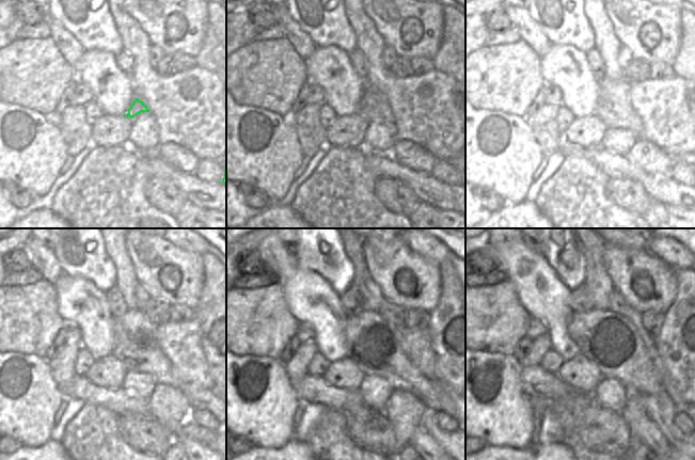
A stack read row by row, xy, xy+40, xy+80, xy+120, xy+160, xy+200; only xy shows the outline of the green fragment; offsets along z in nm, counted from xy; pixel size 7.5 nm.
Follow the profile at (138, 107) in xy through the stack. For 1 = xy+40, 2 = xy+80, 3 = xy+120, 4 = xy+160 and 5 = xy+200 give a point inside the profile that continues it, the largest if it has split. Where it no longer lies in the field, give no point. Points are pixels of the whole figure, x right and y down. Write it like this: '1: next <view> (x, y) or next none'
1: next xy+40 (374, 107)
2: next xy+80 (614, 108)
3: next xy+120 (135, 345)
4: next xy+160 (374, 344)
5: next xy+200 (609, 339)

